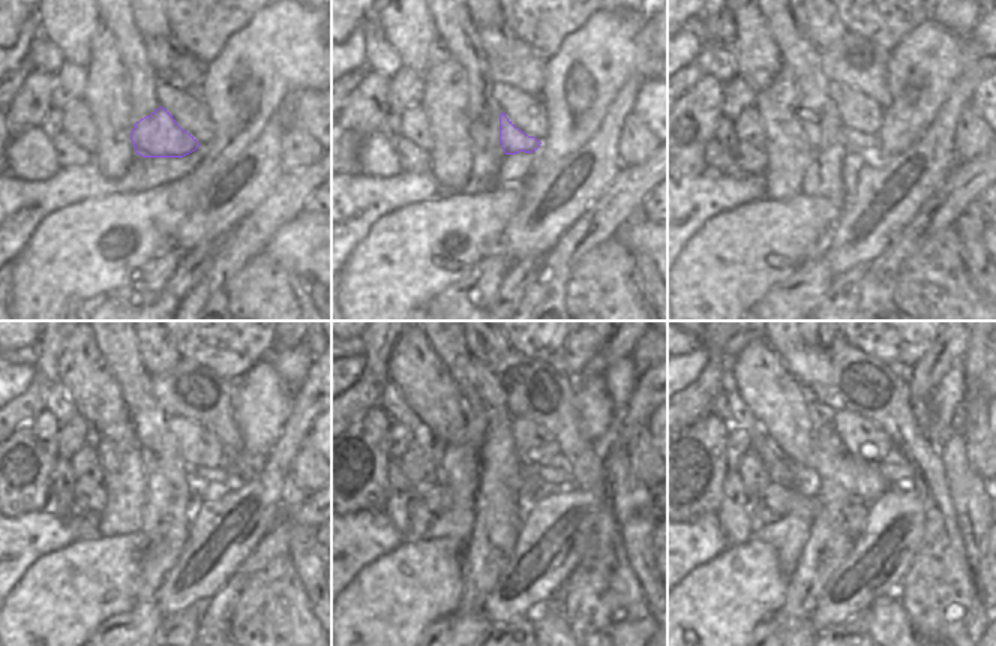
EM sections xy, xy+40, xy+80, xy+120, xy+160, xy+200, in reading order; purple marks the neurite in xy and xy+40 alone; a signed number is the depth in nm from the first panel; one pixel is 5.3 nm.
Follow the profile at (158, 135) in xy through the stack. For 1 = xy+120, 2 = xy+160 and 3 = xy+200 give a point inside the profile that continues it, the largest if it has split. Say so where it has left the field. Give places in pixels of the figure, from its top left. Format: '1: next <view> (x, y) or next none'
1: next xy+120 (218, 477)
2: next xy+160 (557, 477)
3: next xy+200 (896, 469)

